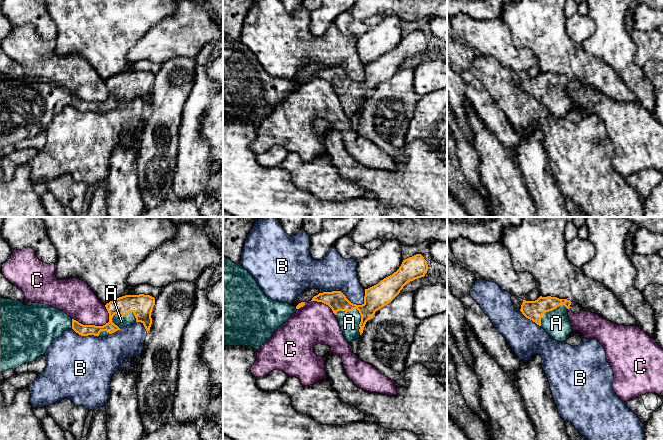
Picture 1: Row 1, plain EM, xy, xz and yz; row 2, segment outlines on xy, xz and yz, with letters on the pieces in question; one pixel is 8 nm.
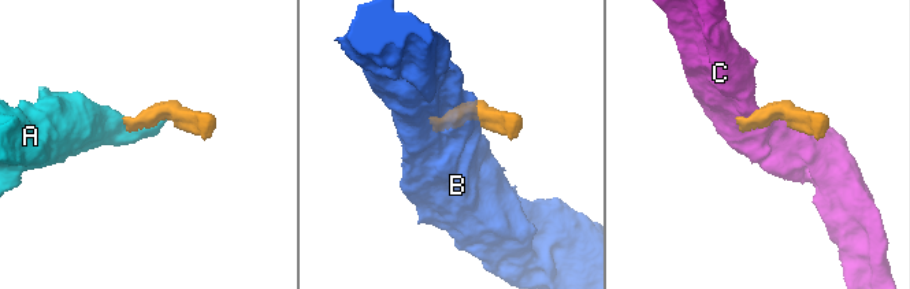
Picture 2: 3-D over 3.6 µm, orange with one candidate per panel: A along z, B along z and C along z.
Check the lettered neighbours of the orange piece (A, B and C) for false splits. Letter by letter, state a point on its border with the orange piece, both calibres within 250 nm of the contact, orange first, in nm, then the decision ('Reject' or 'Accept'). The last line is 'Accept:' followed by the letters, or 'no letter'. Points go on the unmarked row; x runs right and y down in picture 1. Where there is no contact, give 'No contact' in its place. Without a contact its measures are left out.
A: Touches orange at xz (358, 86). Thickness 190 nm (orange) against 160 nm. Accept
B: Touches orange at xz (345, 72). Thickness 190 nm (orange) against 280 nm. Reject
C: Touches orange at xy (94, 101). Thickness 130 nm (orange) against 280 nm. Reject
Accept: A

